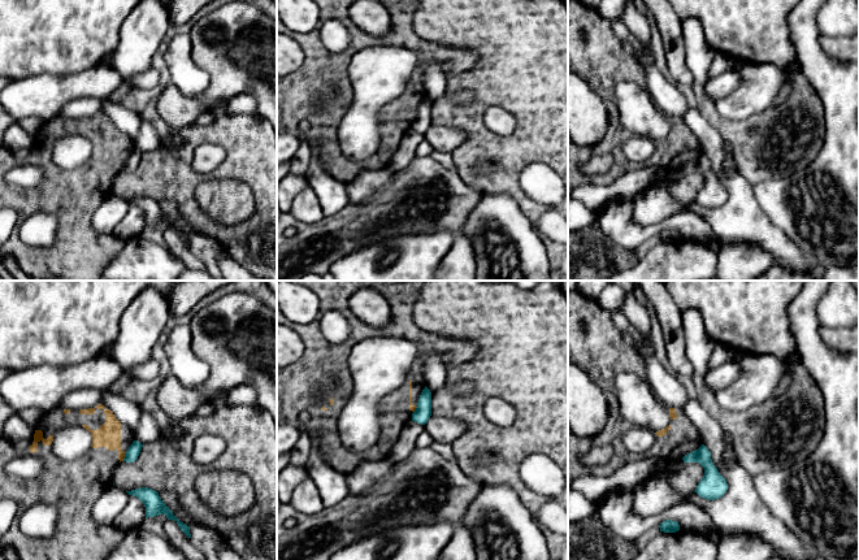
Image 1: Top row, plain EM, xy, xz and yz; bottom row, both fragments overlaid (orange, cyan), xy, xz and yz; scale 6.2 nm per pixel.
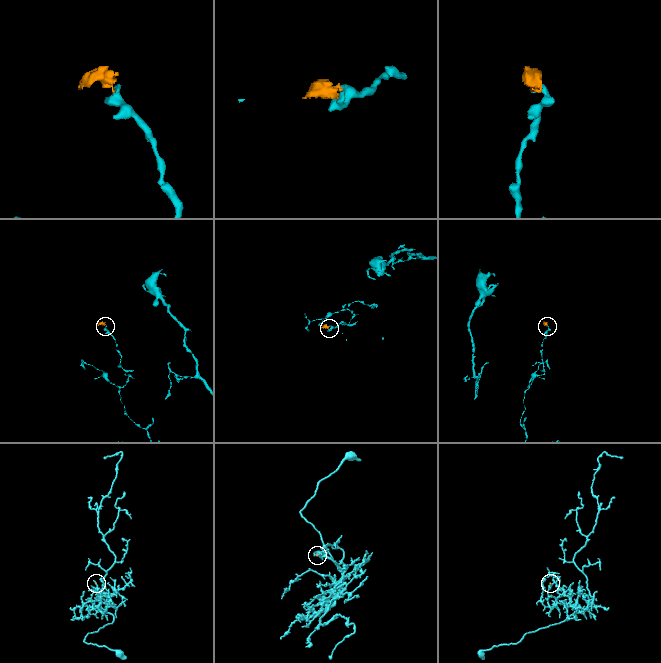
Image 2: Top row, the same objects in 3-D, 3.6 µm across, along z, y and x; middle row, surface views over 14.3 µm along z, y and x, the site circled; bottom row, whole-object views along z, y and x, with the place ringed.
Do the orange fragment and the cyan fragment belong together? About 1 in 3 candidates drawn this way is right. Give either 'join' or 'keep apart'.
keep apart

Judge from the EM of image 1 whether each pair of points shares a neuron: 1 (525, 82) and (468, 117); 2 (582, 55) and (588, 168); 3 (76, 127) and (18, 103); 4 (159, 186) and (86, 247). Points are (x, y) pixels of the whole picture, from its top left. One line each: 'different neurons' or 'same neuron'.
1: same neuron
2: different neurons
3: different neurons
4: different neurons

